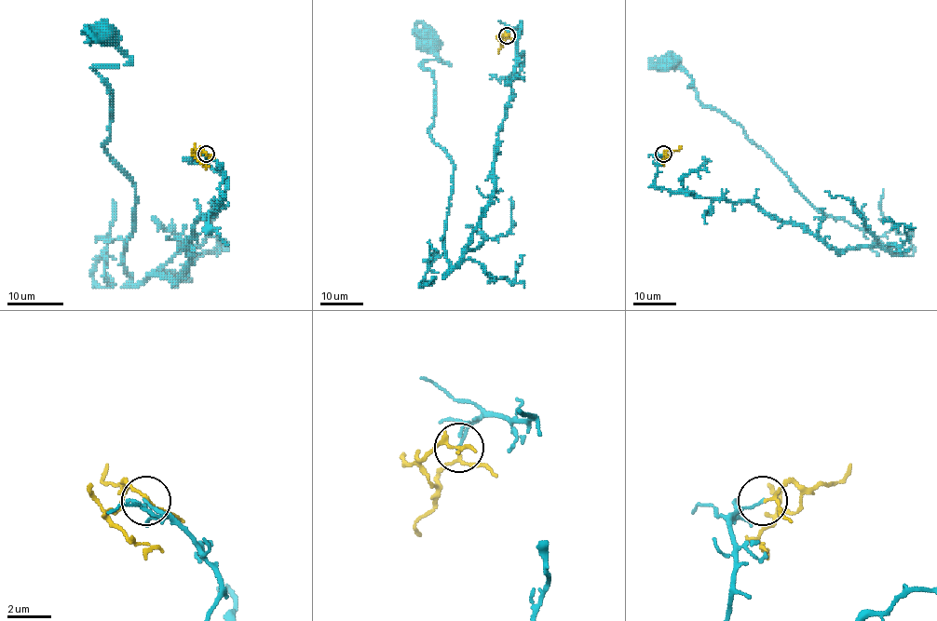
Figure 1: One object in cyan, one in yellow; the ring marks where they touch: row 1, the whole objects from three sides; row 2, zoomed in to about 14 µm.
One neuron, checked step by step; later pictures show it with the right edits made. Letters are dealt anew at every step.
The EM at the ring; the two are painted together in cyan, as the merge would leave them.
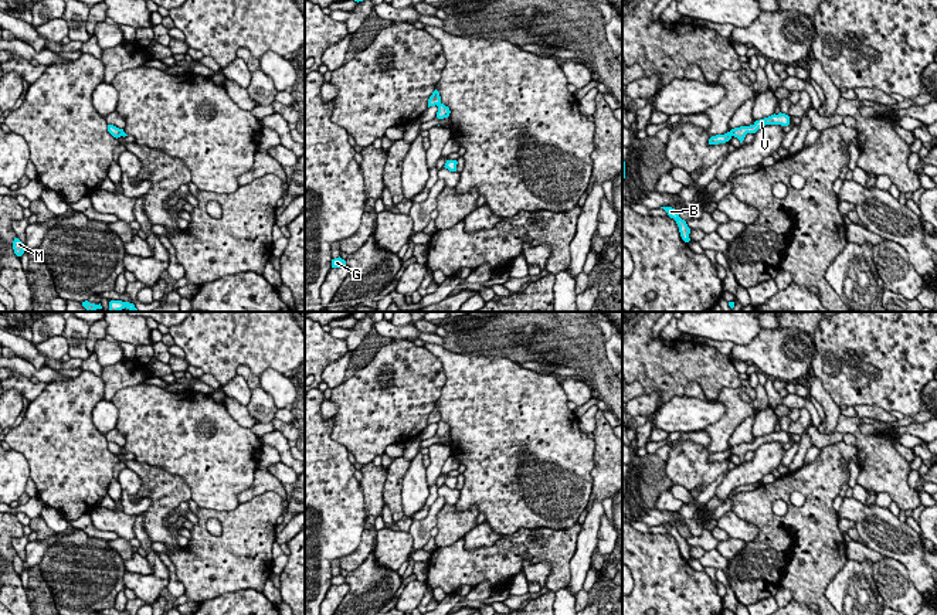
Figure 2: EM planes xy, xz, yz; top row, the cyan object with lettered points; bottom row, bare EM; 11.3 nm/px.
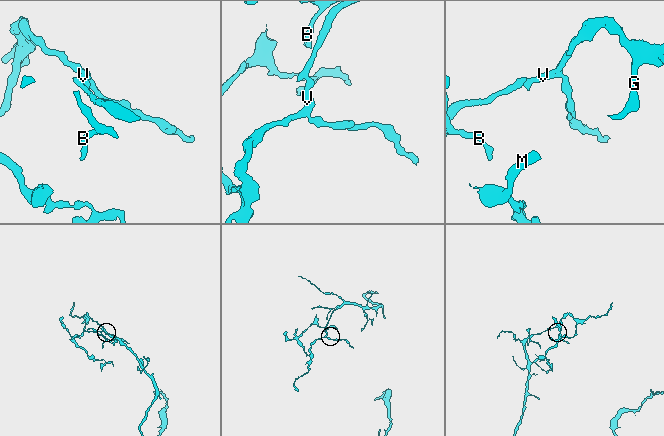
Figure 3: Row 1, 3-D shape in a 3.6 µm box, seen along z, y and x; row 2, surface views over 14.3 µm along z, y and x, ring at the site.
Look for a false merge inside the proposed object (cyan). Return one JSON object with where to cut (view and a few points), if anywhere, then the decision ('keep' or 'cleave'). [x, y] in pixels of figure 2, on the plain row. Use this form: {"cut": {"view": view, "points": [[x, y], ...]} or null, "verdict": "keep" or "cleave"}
{"cut": {"view": "yz", "points": [[730, 448], [732, 452]]}, "verdict": "cleave"}

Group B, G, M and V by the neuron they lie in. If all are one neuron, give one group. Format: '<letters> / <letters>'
B / G M V

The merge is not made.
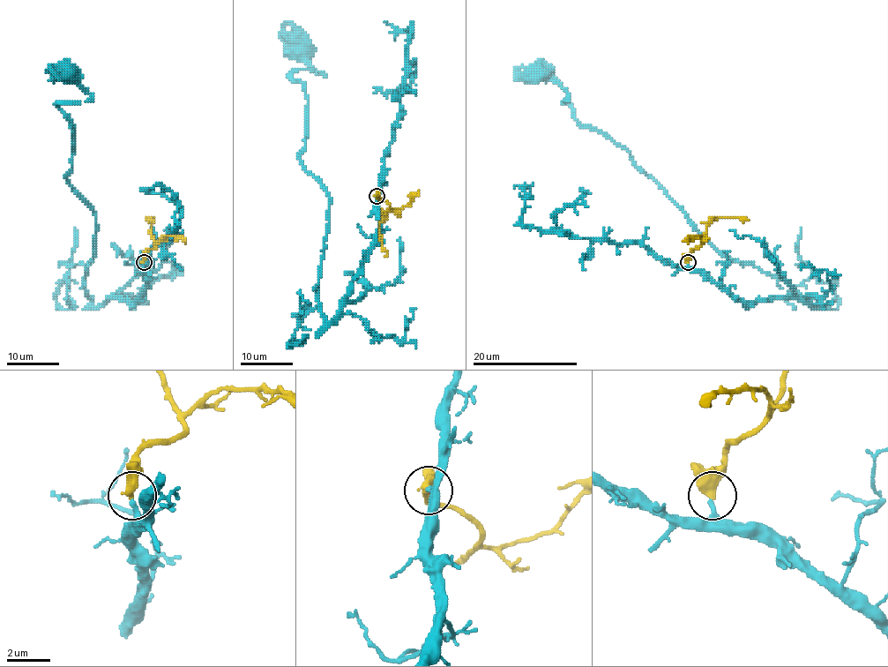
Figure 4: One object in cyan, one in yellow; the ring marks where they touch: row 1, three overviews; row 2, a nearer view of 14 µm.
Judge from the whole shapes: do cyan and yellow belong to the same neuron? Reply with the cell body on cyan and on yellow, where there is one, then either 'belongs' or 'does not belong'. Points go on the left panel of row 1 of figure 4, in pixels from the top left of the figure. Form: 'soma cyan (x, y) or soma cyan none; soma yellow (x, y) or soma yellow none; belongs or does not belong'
soma cyan (66, 71); soma yellow none; belongs

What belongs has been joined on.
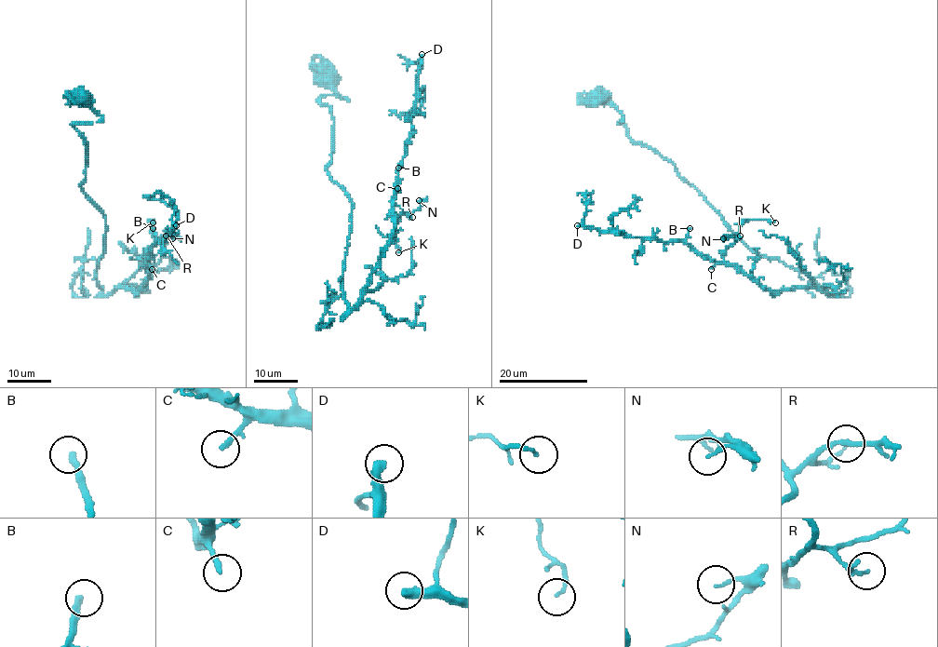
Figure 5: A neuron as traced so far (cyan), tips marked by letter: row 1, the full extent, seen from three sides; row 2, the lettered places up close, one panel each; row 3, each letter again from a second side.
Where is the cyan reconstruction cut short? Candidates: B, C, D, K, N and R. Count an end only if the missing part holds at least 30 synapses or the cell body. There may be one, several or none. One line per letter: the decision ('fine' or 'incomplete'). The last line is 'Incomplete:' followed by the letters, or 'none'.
B: incomplete
C: incomplete
D: incomplete
K: fine
N: fine
R: fine
Incomplete: B, C, D

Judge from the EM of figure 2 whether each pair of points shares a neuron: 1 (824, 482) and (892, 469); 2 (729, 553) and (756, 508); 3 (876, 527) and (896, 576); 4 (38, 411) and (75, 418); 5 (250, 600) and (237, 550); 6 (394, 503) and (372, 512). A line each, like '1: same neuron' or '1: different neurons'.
1: different neurons
2: different neurons
3: different neurons
4: same neuron
5: different neurons
6: different neurons

